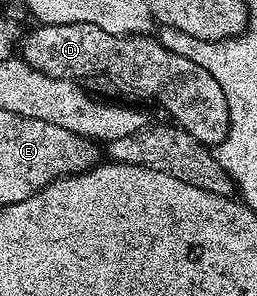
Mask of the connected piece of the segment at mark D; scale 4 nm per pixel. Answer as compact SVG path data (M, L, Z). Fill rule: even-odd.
M42 23L40 26L37 26L37 29L34 30L33 33L30 34L29 37L26 35L24 37L25 40L25 53L23 53L23 59L30 66L35 68L38 71L45 72L51 78L59 78L59 79L67 79L74 80L76 82L84 81L84 76L93 76L97 74L97 72L101 68L105 68L102 73L102 77L108 78L109 80L113 79L115 83L122 84L123 87L126 88L129 92L134 92L137 96L150 96L151 99L154 100L157 104L162 104L163 107L169 111L168 119L172 121L172 123L176 124L177 127L183 129L185 132L189 132L193 137L197 139L200 144L206 146L216 146L220 144L221 140L224 138L226 131L229 128L229 118L228 118L228 106L225 95L223 94L223 90L219 86L219 82L215 82L215 78L212 76L208 70L201 67L200 63L197 63L194 59L188 60L185 56L180 56L177 52L168 52L167 49L164 48L163 45L160 44L157 40L152 40L152 35L142 34L142 35L129 35L127 37L124 36L112 36L109 33L105 33L102 29L95 25L91 24L44 24Z

